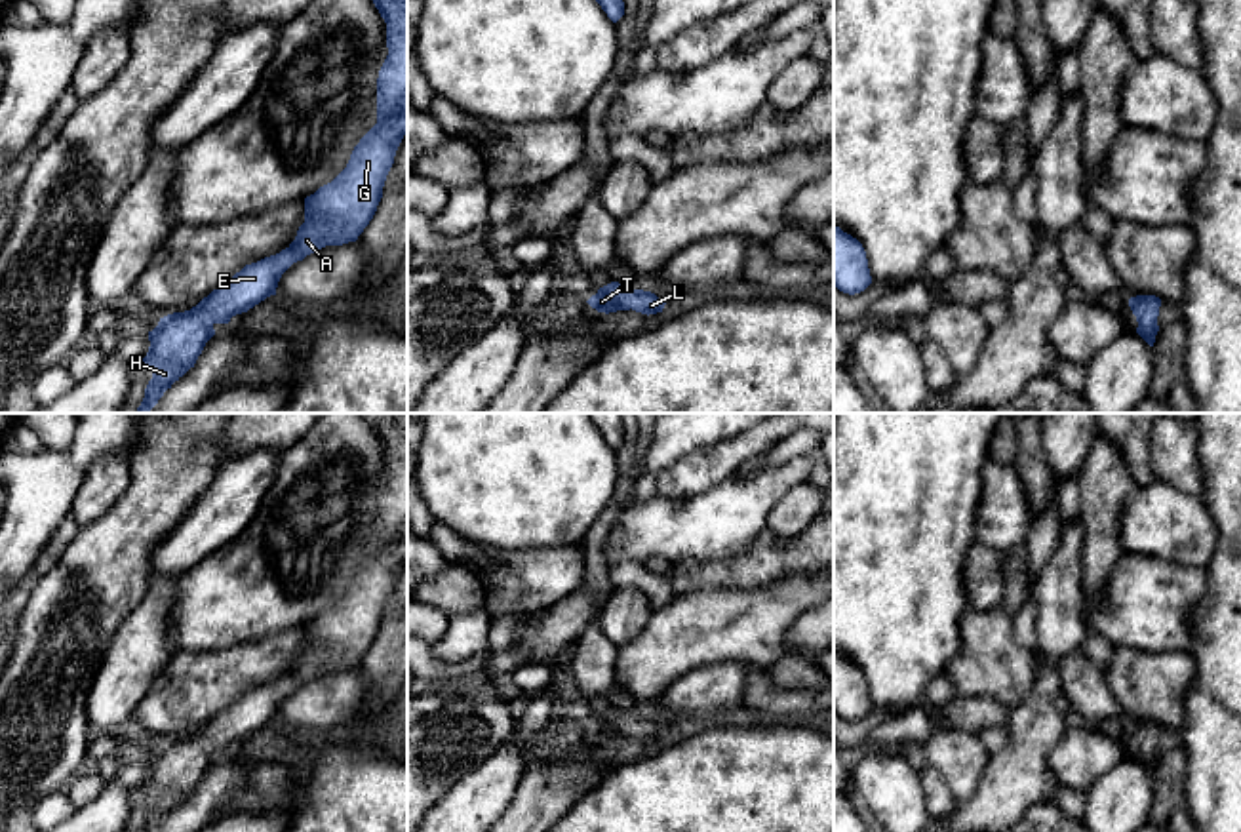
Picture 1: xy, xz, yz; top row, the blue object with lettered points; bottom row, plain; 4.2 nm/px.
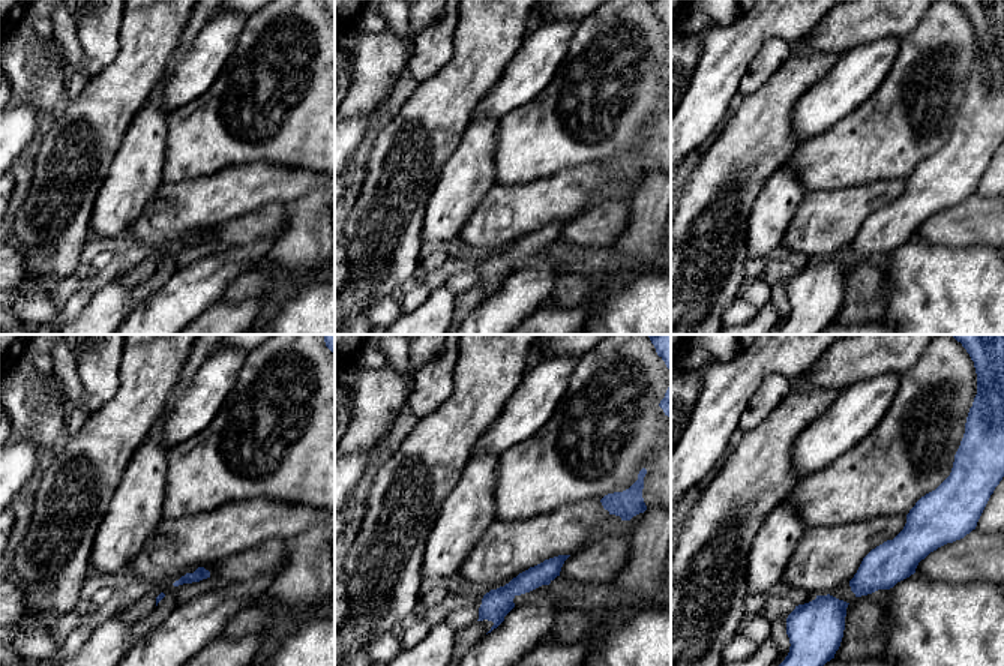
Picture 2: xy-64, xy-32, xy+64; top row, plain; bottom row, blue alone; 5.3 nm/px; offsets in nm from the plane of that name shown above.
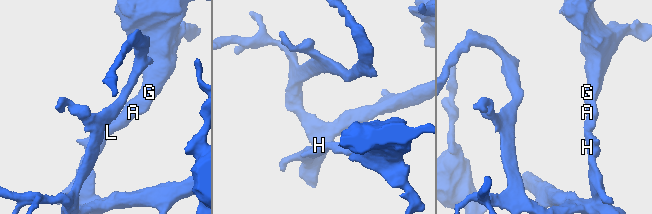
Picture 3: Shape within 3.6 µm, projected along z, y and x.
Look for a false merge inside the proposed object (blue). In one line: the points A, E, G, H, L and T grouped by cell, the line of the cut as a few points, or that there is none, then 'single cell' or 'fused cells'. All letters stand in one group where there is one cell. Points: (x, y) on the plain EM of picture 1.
groups A E G H L T; cut none; single cell

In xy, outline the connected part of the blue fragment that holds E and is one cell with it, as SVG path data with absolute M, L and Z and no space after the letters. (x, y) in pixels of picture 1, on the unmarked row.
M360 413L386 449L388 482L377 505L377 550L354 573L346 594L327 611L305 624L305 649L295 666L276 682L246 691L240 699L213 716L196 733L160 744L148 758L148 779L143 788L152 796L141 832L156 832L167 815L194 794L206 769L215 762L215 750L228 750L232 743L247 739L270 722L276 722L282 701L297 687L325 672L356 668L373 645L383 624L386 602L396 577L407 560L407 413Z

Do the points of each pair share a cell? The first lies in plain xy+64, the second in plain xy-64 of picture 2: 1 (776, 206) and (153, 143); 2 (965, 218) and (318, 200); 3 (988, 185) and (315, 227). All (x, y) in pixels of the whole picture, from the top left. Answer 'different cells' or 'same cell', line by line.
1: same cell
2: different cells
3: same cell

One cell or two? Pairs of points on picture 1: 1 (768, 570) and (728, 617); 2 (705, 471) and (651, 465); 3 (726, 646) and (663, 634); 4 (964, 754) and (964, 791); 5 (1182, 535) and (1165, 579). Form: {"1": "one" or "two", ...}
{"1": "two", "2": "two", "3": "one", "4": "one", "5": "two"}

